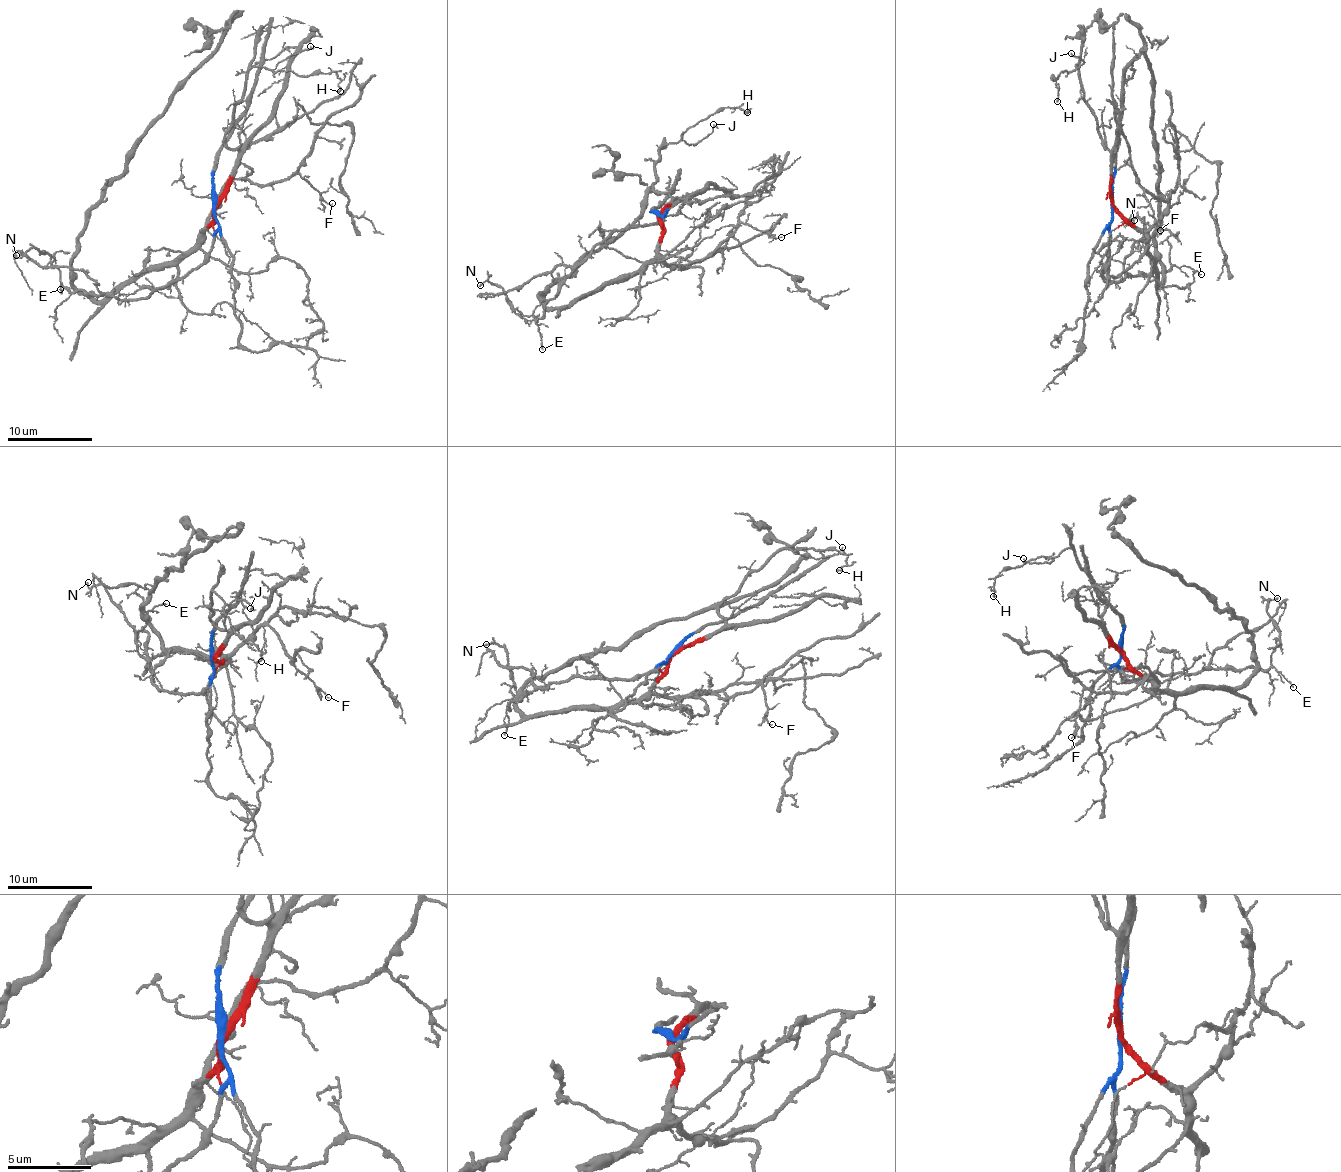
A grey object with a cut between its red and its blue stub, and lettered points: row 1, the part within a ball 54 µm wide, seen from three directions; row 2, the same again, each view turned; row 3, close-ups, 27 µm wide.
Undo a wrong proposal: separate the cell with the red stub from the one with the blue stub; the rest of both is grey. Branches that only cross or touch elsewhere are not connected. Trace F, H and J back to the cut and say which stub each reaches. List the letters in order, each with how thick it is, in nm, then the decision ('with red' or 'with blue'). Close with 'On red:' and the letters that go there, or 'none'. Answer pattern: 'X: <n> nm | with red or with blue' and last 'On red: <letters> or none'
F: 90 nm | with red
H: 140 nm | with red
J: 120 nm | with red
On red: F, H, J

